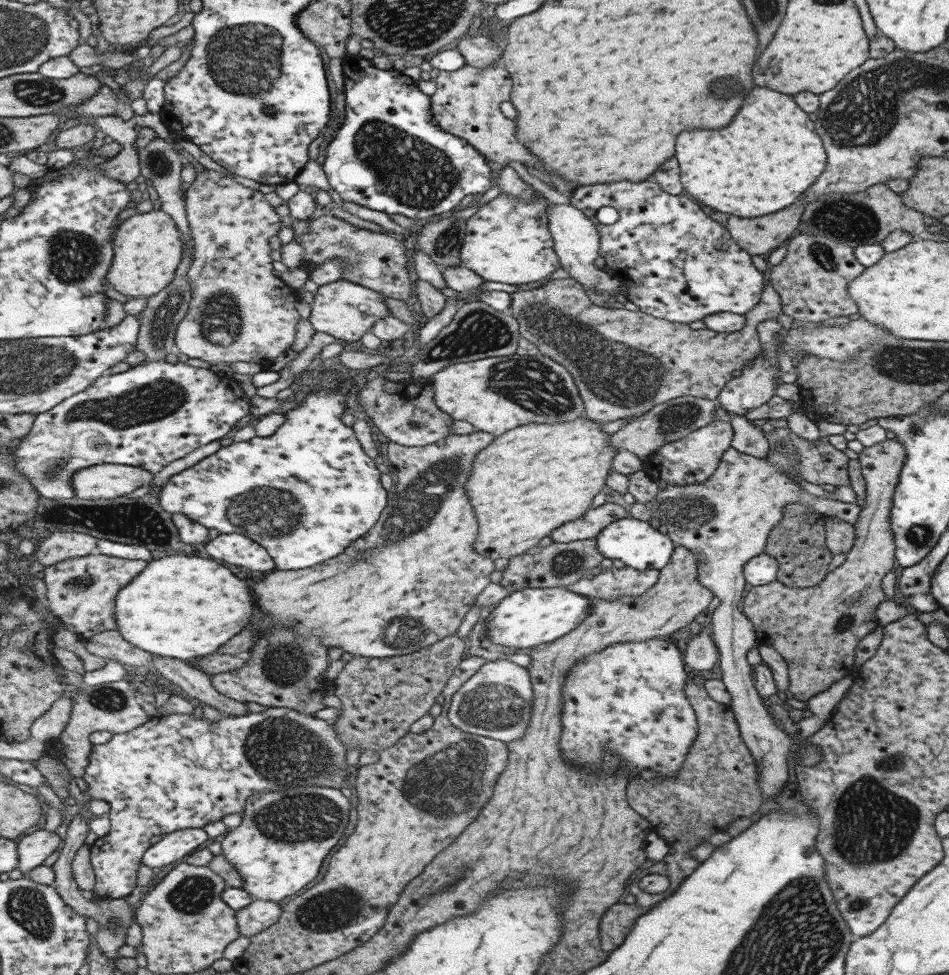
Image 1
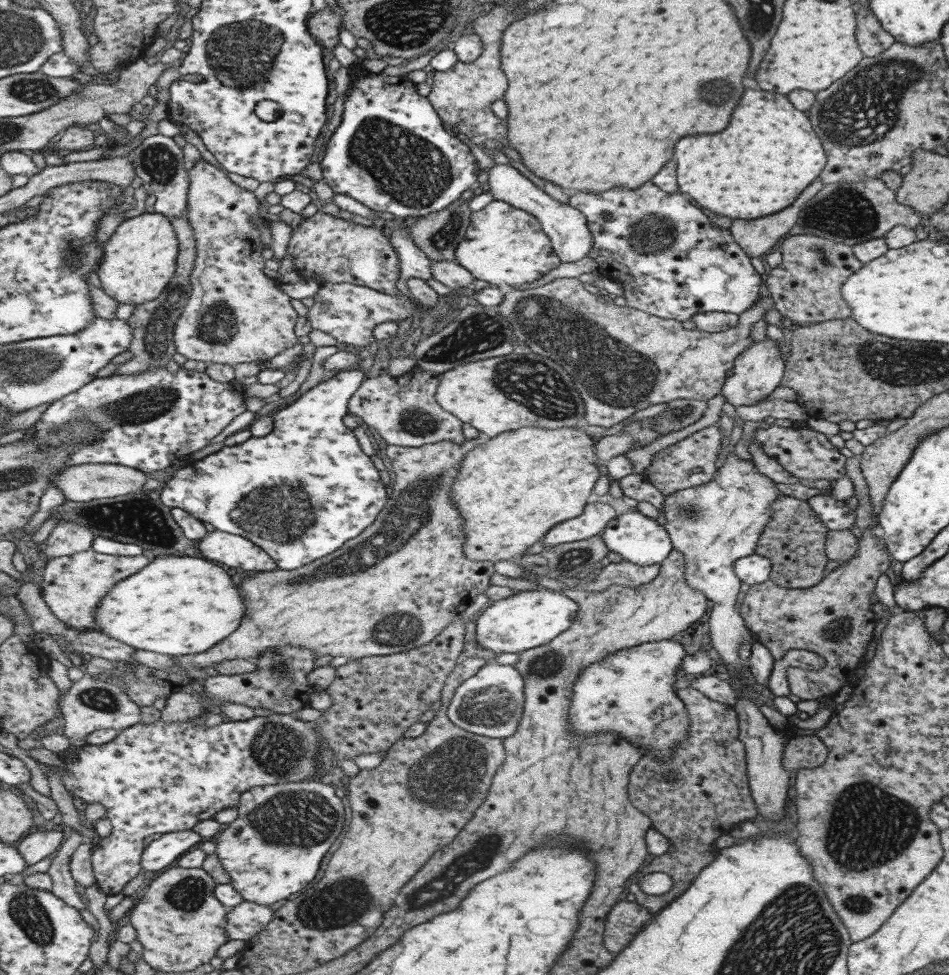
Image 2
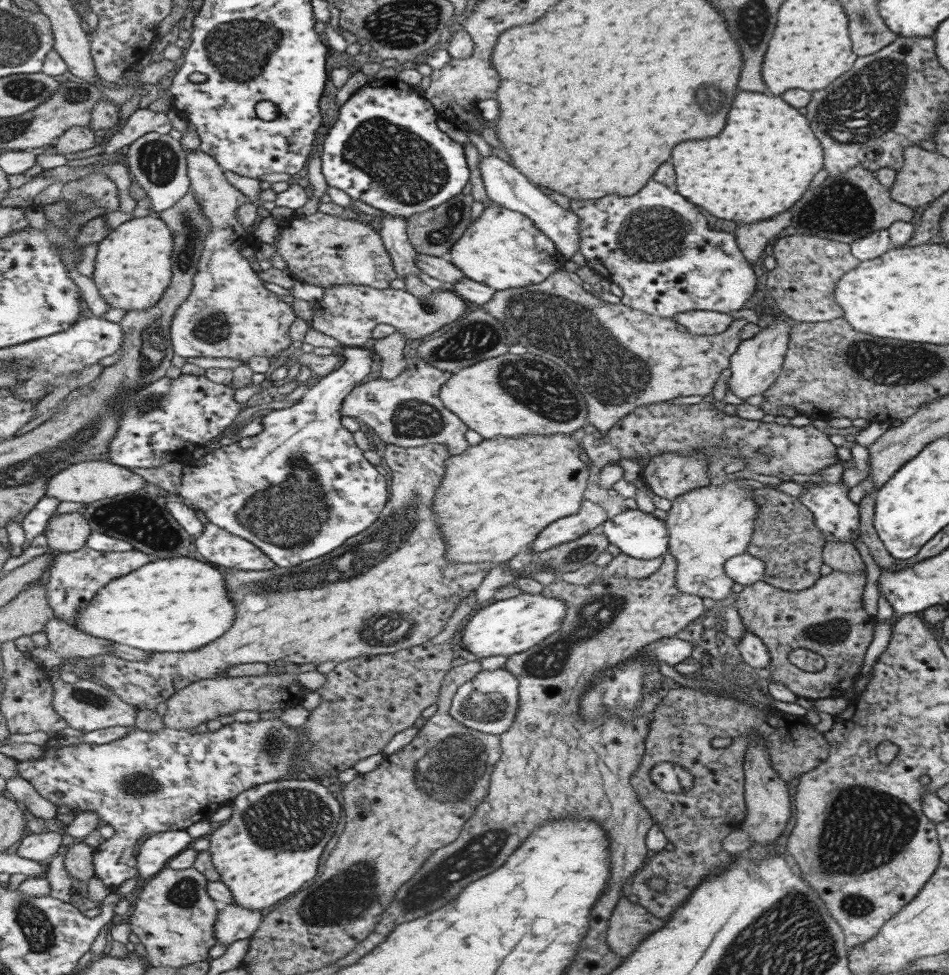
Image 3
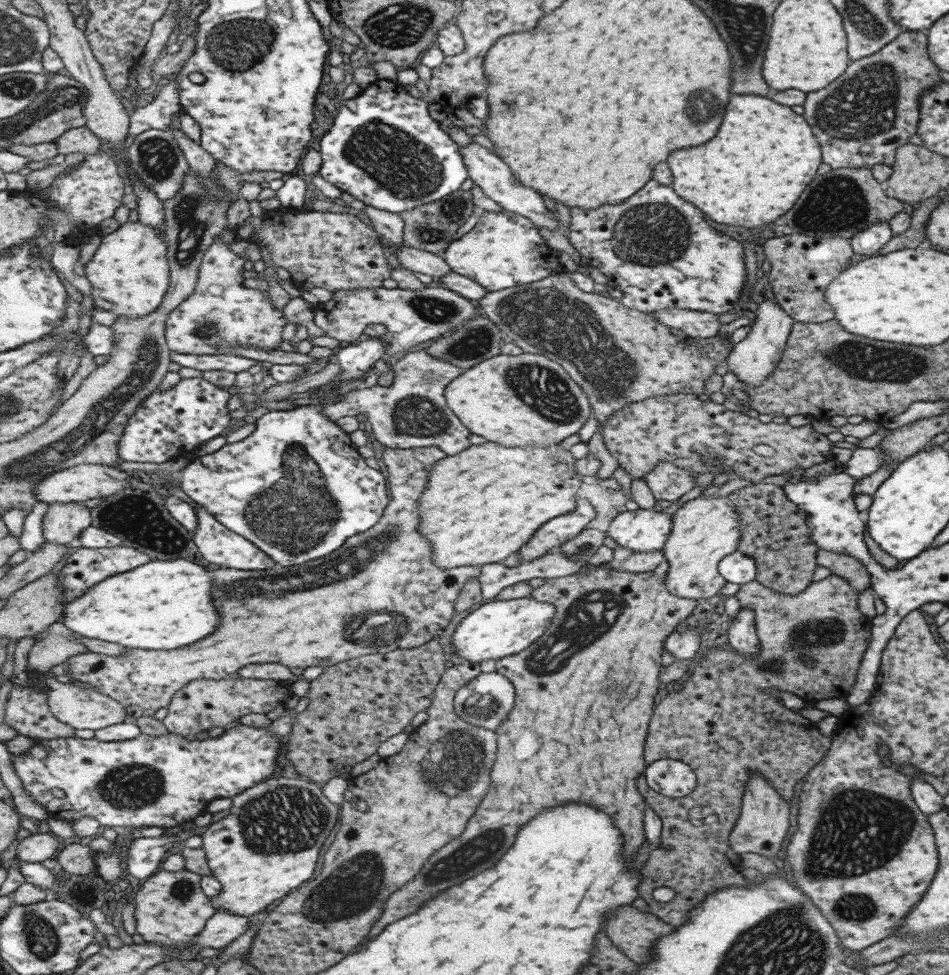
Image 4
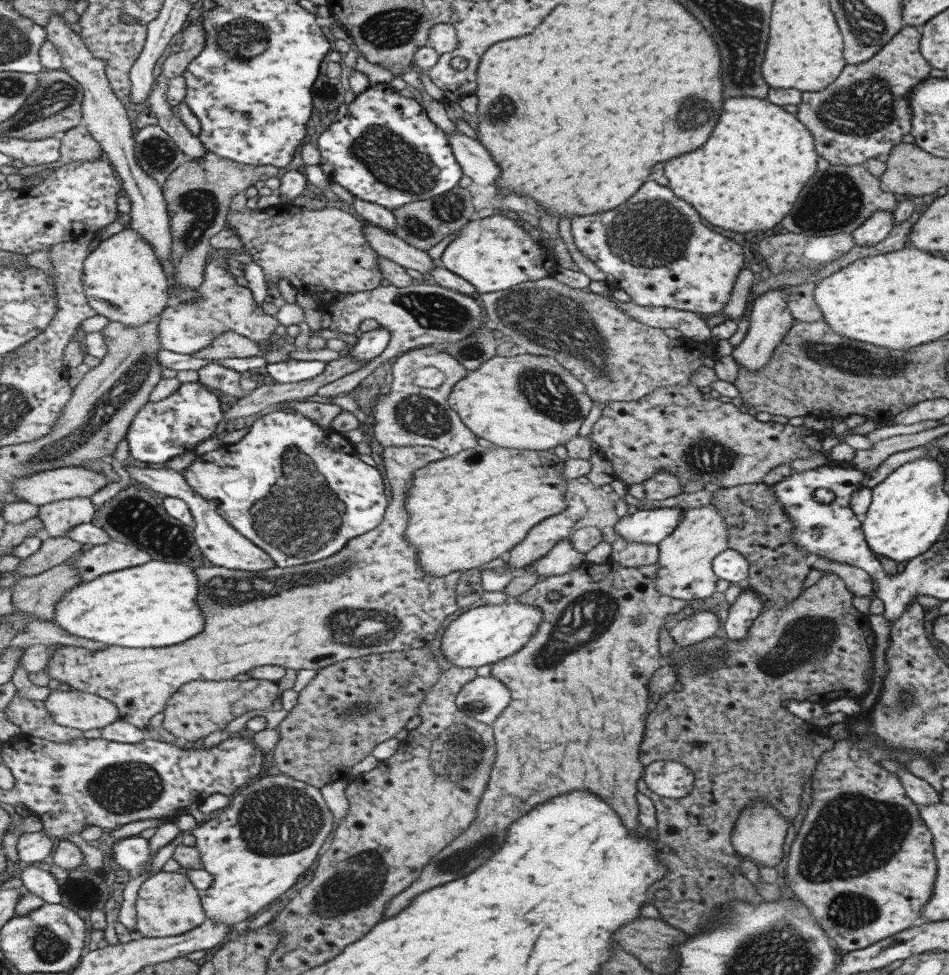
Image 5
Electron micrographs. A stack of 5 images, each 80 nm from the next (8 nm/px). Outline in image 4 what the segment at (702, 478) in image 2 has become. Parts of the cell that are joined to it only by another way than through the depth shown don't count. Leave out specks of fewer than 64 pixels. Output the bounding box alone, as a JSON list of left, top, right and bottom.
[642,460,695,502]

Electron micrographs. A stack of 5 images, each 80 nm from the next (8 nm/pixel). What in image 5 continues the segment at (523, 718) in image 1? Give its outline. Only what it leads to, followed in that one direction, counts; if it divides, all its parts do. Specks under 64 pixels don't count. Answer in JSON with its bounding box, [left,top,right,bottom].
[453,676,510,725]

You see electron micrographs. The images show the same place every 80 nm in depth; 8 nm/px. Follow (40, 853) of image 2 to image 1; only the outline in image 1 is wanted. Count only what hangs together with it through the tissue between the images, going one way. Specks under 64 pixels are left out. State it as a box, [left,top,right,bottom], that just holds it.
[18,828,62,873]

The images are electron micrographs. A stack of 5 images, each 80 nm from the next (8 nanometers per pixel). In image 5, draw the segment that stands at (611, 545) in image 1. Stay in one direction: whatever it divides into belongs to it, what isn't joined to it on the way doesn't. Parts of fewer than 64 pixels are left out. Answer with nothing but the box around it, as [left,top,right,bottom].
[614,507,682,544]

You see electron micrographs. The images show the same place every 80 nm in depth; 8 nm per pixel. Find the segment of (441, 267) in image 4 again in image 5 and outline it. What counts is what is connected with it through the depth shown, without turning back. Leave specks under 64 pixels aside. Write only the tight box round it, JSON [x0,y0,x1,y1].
[362,222,440,273]

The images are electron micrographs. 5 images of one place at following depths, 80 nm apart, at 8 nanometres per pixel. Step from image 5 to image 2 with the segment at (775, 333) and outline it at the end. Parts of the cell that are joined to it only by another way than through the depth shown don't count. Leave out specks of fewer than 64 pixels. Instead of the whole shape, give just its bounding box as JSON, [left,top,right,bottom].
[721,337,784,406]

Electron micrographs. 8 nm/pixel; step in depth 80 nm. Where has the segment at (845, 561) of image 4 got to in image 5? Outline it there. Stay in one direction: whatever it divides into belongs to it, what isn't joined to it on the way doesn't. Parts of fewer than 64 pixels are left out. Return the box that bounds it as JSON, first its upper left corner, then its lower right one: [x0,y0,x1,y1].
[808,555,875,600]

